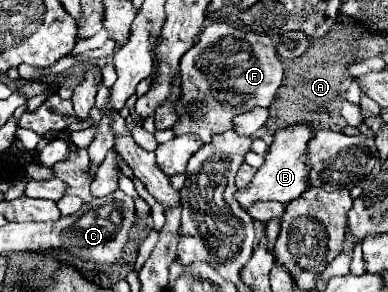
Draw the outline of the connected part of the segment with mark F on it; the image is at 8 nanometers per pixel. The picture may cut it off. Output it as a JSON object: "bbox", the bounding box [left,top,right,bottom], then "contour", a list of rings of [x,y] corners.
{"bbox":[174,22,282,142],"contour":[[[226,22],[204,26],[196,46],[192,46],[192,50],[180,60],[180,98],[174,106],[178,114],[174,134],[182,136],[192,132],[208,142],[216,132],[232,130],[238,114],[244,114],[258,104],[272,104],[282,78],[282,60],[270,36]]]}

